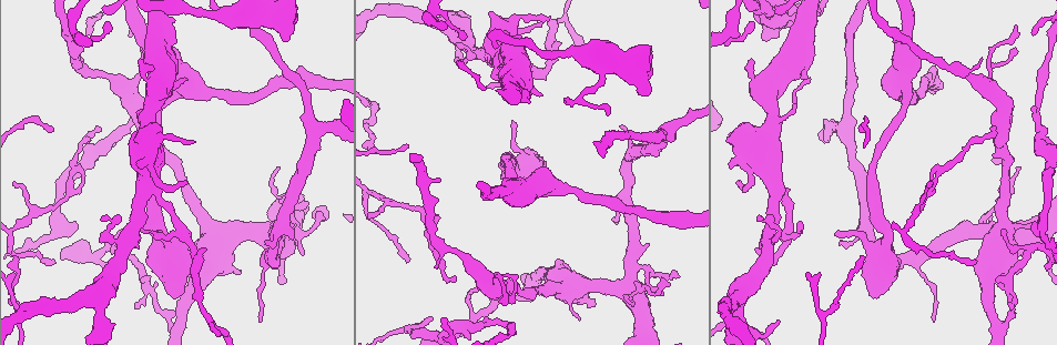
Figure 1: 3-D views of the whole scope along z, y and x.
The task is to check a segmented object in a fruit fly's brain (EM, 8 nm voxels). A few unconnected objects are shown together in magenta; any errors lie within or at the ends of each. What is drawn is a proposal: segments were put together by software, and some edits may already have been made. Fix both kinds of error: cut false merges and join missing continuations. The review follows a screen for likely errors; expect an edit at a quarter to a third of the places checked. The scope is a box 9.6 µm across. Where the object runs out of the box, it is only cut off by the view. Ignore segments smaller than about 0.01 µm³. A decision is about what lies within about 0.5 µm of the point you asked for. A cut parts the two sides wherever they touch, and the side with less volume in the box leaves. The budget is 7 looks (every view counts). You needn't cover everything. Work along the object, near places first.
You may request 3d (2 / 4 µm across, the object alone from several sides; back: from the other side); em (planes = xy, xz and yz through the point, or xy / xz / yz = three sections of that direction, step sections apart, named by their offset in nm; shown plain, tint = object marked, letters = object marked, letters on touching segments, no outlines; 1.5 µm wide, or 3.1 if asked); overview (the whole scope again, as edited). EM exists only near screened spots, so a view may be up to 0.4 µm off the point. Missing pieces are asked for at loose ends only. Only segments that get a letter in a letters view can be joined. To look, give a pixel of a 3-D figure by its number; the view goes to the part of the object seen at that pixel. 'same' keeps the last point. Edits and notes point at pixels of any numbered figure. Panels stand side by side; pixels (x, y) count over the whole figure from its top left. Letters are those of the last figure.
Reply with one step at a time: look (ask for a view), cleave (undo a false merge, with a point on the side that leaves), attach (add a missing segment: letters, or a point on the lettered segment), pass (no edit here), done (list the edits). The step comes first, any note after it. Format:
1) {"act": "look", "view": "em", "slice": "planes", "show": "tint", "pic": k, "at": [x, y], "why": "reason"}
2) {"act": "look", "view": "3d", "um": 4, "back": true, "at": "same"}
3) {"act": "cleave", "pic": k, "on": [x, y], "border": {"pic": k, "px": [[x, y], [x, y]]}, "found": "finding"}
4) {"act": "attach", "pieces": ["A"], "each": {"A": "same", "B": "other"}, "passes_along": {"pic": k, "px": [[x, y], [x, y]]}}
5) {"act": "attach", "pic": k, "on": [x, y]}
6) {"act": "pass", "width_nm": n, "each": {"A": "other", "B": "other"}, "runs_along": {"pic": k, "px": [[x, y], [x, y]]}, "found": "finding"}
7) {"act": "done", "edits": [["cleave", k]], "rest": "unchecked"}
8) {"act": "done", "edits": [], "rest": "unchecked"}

{"act": "look", "view": "3d", "um": 4, "pic": 1, "at": [457, 251], "why": "calibre changes"}

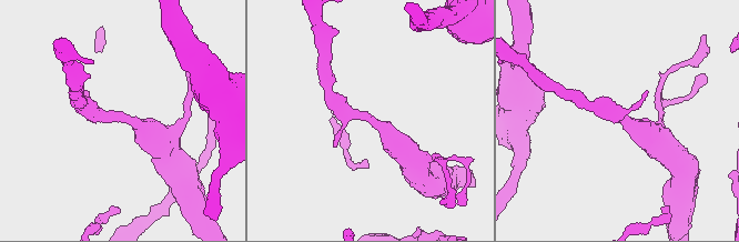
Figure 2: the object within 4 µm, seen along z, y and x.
{"act": "look", "view": "em", "slice": "planes", "show": "letters", "pic": 2, "at": [619, 118]}

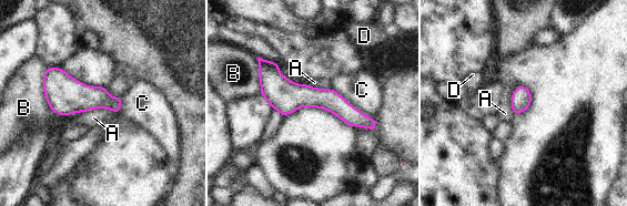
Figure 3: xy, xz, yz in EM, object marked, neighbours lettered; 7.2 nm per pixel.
{"act": "pass", "width_nm": 140, "each": {"A": "other", "B": "other", "C": "other", "D": "other"}, "runs_along": {"pic": 3, "px": [[261, 64], [373, 125]]}, "found": "all the same neuron"}

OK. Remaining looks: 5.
{"act": "look", "view": "3d", "um": 2, "pic": 1, "at": [670, 284], "why": "free end"}

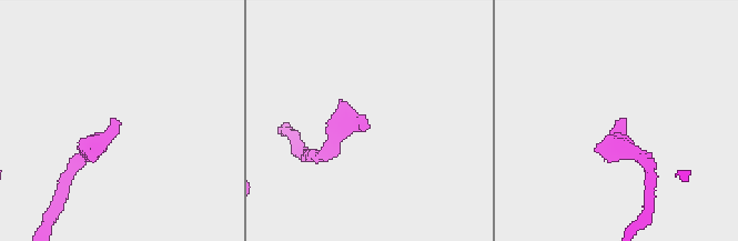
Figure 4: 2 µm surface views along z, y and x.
{"act": "look", "view": "em", "slice": "planes", "show": "letters", "pic": 4, "at": [622, 119]}

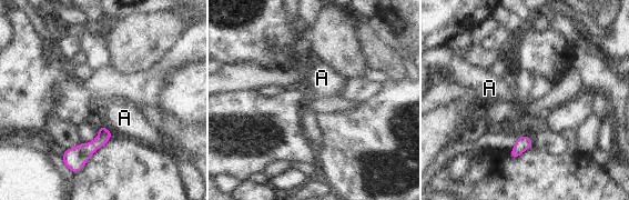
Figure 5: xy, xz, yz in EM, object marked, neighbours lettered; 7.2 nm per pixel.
{"act": "pass", "each": {"A": "other"}, "border": {"pic": 5, "px": [[104, 126], [112, 132]]}, "found": "no lettered segment goes on from it"}

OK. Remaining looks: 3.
{"act": "look", "view": "em", "slice": "planes", "show": "tint", "pic": 1, "at": [779, 319], "why": "an open end"}

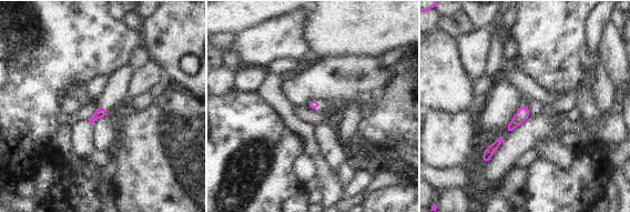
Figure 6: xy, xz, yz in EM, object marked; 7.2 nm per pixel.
{"act": "look", "view": "em", "slice": "planes", "show": "letters", "at": "same"}

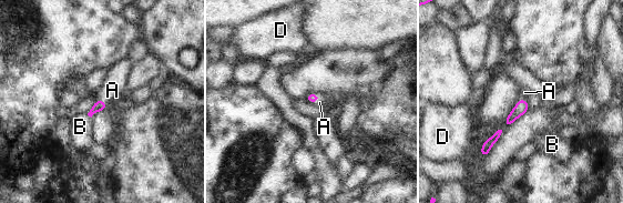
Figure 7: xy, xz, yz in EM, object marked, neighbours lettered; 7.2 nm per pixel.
{"act": "attach", "pieces": ["A"], "each": {"A": "same", "B": "other", "D": "other"}, "passes_along": {"pic": 7, "px": [[99, 105], [102, 101], [112, 90]]}, "found": "the neuron continues"}

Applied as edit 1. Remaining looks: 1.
{"act": "done", "edits": [["attach", 7]], "rest": "unchecked"}

